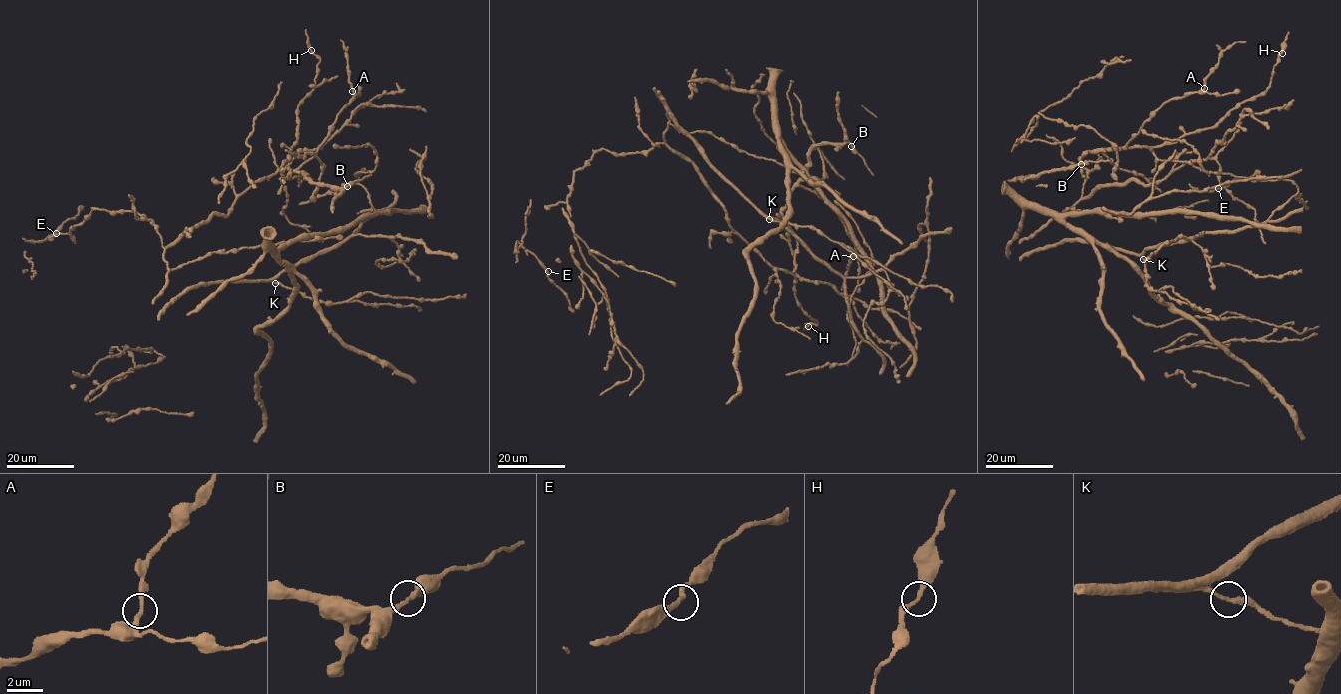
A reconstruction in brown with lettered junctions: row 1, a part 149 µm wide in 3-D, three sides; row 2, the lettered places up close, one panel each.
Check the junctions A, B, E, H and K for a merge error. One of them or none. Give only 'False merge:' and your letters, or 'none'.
False merge: none

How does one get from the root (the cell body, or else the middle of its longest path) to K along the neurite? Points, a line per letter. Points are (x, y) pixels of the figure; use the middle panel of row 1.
K: (788, 222), (769, 218)

